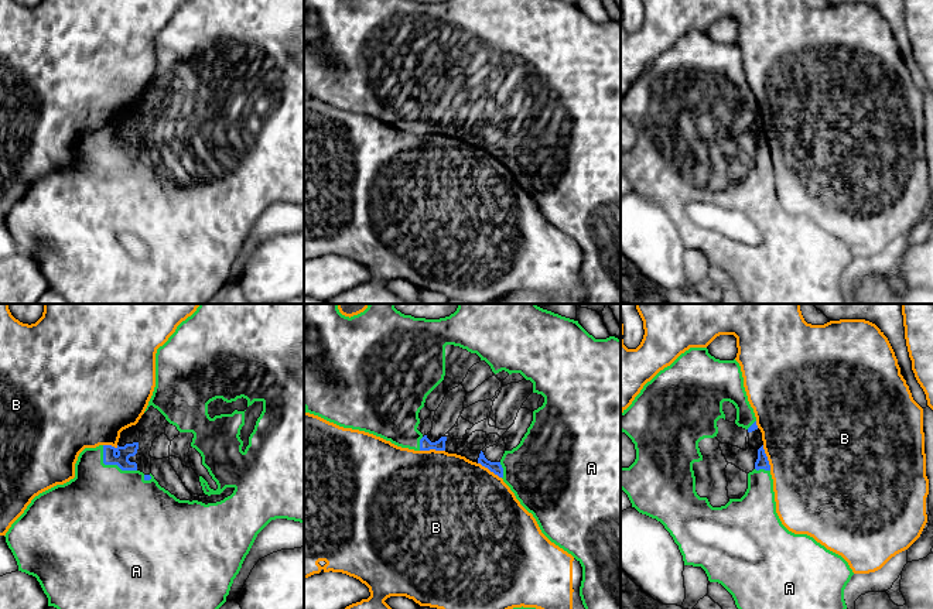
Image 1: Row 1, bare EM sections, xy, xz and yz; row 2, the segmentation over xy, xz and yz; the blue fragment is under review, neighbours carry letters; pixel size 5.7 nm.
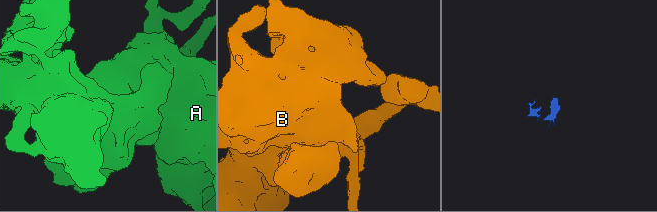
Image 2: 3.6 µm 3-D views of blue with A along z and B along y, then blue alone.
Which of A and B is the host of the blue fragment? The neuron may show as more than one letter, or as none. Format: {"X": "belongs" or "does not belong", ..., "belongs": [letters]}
{"A": "belongs", "B": "does not belong", "belongs": ["A"]}

